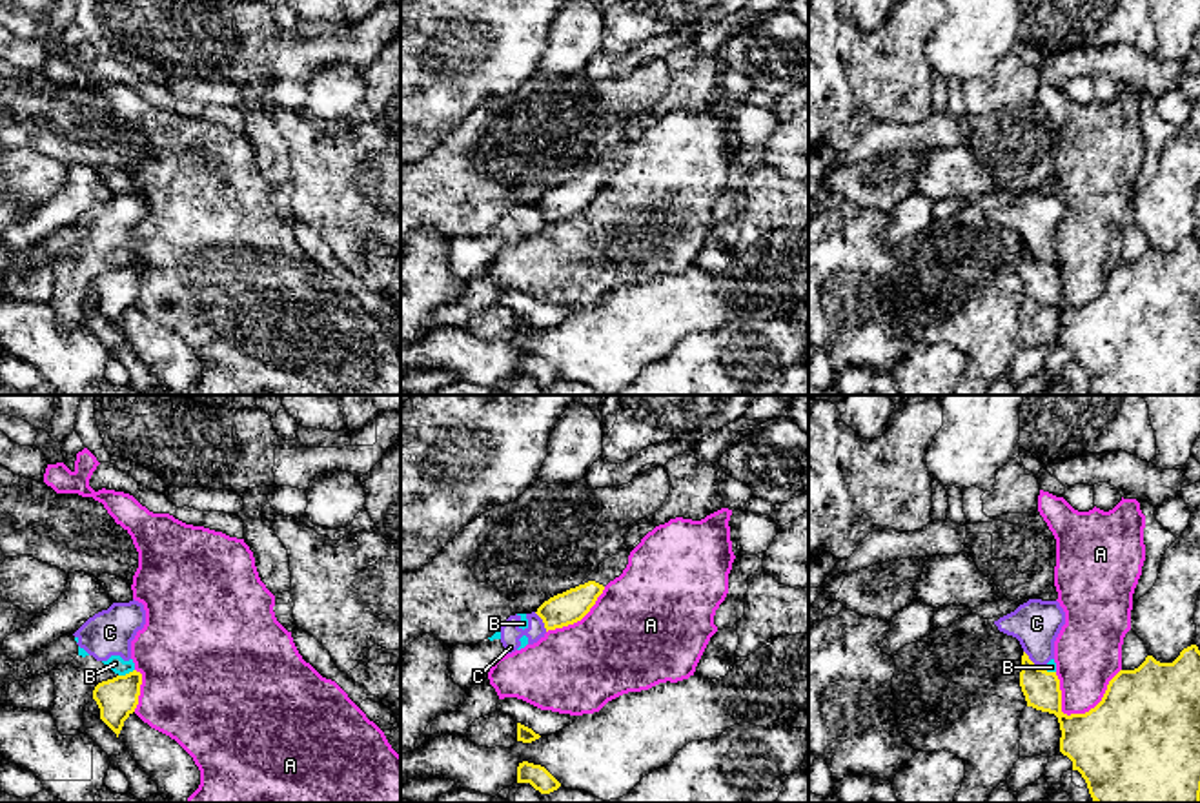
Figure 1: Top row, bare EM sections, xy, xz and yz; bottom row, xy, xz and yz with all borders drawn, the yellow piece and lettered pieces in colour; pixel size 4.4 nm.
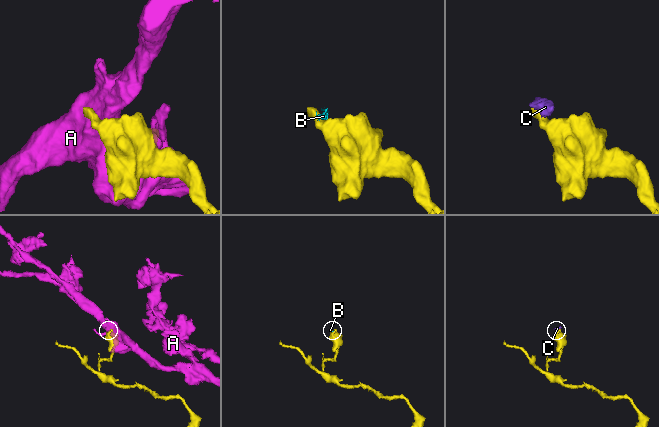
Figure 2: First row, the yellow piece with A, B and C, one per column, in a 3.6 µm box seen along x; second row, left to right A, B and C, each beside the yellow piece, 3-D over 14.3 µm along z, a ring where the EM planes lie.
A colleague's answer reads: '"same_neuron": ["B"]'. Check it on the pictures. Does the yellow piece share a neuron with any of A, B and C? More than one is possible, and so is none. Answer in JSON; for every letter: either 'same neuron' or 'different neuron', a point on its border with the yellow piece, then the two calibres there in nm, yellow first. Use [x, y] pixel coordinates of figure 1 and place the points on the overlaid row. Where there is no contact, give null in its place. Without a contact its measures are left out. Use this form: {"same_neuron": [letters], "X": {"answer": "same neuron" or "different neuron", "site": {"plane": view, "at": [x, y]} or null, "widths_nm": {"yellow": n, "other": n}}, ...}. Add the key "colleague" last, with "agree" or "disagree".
{"same_neuron": [], "A": {"answer": "different neuron", "site": {"plane": "yz", "at": [1097, 705]}, "widths_nm": {"yellow": 500, "other": 300}}, "B": {"answer": "different neuron", "site": {"plane": "xy", "at": [126, 674]}, "widths_nm": {"yellow": 180, "other": 70}}, "C": {"answer": "different neuron", "site": {"plane": "xz", "at": [543, 621]}, "widths_nm": {"yellow": 150, "other": 90}}, "colleague": "disagree"}

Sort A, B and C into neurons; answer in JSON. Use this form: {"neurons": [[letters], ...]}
{"neurons": [["A"], ["B", "C"]]}

